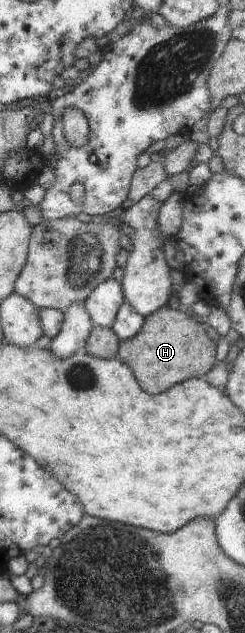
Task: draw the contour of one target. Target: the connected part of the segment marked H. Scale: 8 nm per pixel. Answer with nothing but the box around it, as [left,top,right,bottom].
[116,306,218,393]

